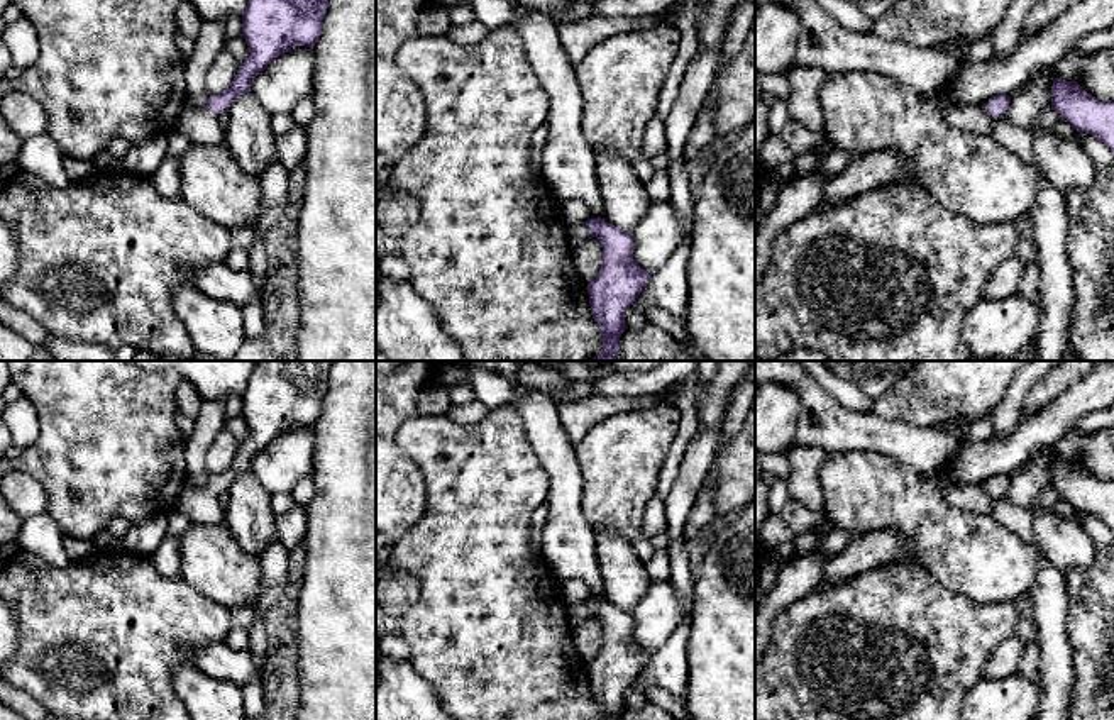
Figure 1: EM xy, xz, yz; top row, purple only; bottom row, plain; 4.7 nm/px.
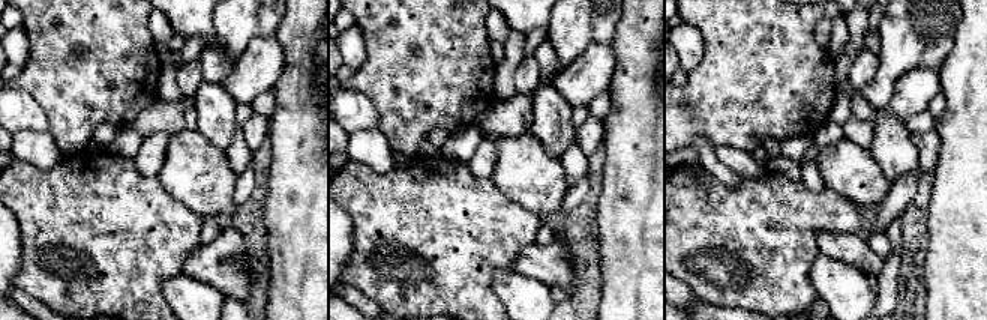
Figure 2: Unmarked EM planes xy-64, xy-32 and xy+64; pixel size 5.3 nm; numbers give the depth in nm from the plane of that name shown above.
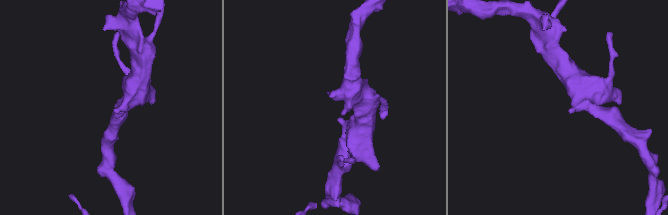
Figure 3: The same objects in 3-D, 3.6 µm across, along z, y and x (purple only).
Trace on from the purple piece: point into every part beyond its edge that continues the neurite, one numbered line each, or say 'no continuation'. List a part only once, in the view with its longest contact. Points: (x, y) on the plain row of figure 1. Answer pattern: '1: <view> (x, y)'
1: yz (1048, 595)

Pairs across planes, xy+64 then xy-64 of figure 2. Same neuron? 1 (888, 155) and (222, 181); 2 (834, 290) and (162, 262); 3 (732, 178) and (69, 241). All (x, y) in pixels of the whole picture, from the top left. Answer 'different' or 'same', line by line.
1: different
2: different
3: different

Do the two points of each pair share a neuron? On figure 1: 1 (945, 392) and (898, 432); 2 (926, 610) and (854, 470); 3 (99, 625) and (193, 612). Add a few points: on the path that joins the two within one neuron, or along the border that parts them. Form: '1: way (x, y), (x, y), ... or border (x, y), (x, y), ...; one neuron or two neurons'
1: border (872, 410), (886, 419), (935, 427); two neurons
2: border (887, 563), (918, 563), (938, 581); two neurons
3: way (122, 624), (129, 617), (170, 617); one neuron

